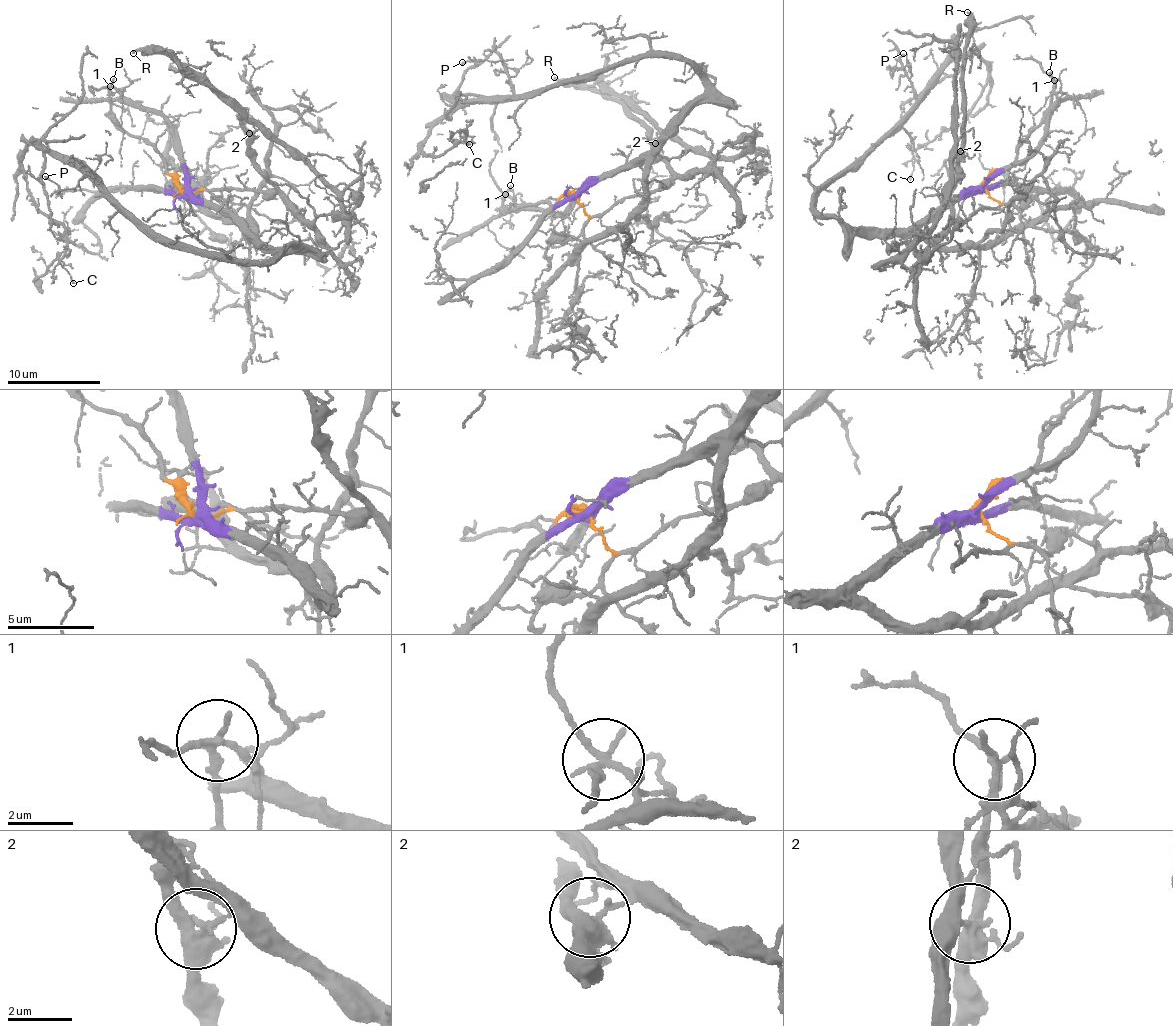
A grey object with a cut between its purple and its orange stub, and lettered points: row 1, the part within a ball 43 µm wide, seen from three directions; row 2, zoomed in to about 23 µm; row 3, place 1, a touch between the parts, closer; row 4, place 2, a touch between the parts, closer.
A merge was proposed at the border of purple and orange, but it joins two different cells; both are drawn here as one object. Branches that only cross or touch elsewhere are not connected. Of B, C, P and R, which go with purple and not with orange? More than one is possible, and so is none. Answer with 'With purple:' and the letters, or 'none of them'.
With purple: C, P

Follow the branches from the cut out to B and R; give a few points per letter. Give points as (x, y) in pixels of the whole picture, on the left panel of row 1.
B: (184, 191), (170, 175), (152, 145), (128, 136), (118, 122), (112, 111), (110, 94), (114, 79)
R: (184, 191), (277, 188), (255, 160), (240, 110), (222, 92), (165, 54), (132, 52)

